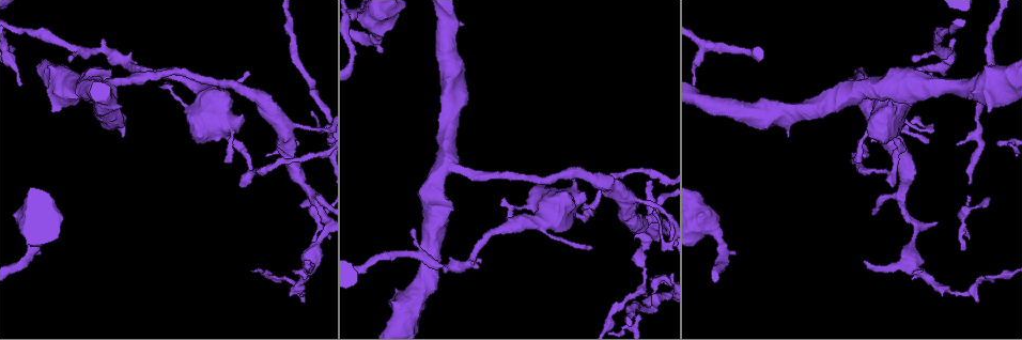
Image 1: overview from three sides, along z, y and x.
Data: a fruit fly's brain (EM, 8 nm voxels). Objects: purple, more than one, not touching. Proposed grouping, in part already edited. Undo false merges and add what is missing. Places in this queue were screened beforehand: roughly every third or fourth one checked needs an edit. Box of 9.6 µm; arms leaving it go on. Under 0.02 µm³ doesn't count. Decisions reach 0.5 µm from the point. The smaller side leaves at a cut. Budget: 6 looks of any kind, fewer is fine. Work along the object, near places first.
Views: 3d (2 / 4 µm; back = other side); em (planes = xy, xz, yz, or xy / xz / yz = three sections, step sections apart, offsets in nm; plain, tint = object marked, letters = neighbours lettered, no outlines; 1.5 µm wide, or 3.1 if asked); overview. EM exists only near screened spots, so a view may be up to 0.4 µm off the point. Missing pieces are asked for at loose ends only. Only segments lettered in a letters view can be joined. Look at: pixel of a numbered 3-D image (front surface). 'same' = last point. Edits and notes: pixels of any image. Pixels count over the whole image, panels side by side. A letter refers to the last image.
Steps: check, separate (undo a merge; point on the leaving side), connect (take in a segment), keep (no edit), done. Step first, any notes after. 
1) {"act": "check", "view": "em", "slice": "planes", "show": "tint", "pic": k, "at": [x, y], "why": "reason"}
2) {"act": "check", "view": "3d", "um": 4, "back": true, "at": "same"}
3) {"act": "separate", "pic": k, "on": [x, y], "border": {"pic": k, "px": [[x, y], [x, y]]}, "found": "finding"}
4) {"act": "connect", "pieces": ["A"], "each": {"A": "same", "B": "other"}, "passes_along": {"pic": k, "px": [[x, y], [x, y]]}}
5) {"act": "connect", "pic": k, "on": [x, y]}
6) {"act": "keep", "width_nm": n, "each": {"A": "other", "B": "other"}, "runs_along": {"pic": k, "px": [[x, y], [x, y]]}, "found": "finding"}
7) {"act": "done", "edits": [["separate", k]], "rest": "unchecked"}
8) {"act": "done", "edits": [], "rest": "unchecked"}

{"act": "check", "view": "em", "slice": "planes", "show": "plain", "pic": 1, "at": [303, 293], "why": "narrows sharply"}

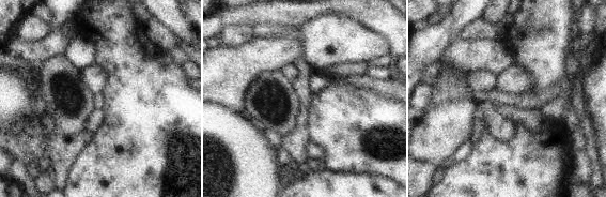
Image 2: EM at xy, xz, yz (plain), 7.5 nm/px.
{"act": "check", "view": "em", "slice": "planes", "show": "tint", "at": "same"}

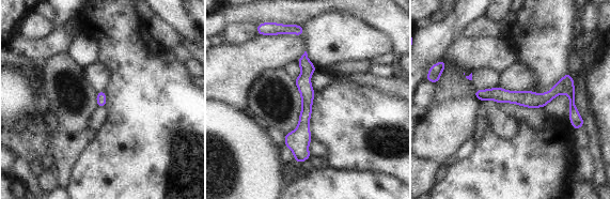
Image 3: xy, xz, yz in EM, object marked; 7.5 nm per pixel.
{"act": "check", "view": "em", "slice": "planes", "show": "letters", "at": "same", "why": "what lies round it"}

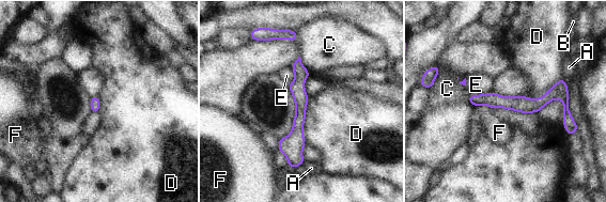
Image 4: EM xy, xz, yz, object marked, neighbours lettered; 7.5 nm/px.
{"act": "keep", "each": {"A": "other", "B": "other", "C": "other", "D": "other", "E": "other", "F": "other"}, "runs_along": {"pic": 4, "px": [[298, 62], [299, 120], [291, 165]]}, "found": "one cell here"}

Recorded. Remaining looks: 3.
{"act": "check", "view": "em", "slice": "xz", "step": 8, "show": "letters", "pic": 1, "at": [891, 185], "why": "branch stops here"}

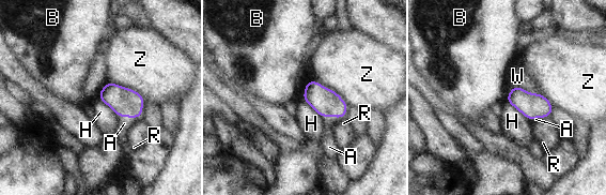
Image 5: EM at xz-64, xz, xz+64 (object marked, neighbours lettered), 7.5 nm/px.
{"act": "connect", "pieces": ["A"], "width_nm": 120, "longest_contact_nm": ["Z", 360], "each": {"A": "same", "B": "other", "H": "other", "R": "other", "W": "other", "Z": "other"}, "found": "it goes on there"}

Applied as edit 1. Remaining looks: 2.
{"act": "check", "view": "3d", "um": 2, "pic": 1, "at": [929, 73]}

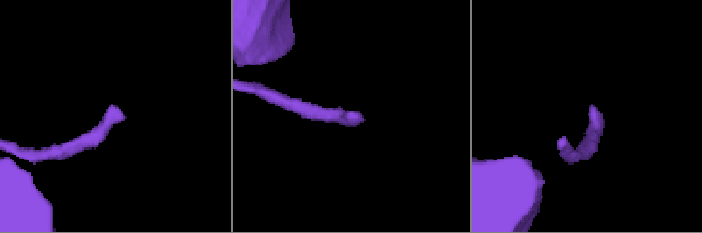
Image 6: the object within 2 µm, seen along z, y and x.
{"act": "check", "view": "em", "slice": "xz", "step": 4, "show": "letters", "pic": 6, "at": [353, 116], "why": "now the EM"}

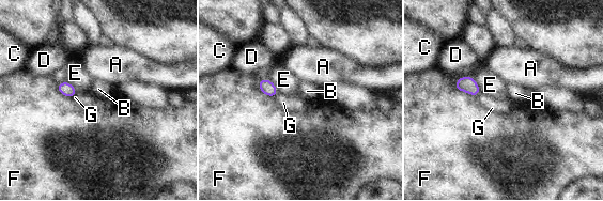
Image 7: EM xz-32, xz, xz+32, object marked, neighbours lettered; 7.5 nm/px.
{"act": "keep", "each": {"A": "other", "B": "other", "C": "other", "D": "other", "E": "other", "F": "other", "G": "other"}, "border": {"pic": 7, "px": [[458, 77], [454, 87], [476, 96]]}, "found": "no lettered segment goes on from it"}

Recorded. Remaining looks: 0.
{"act": "done", "edits": [["connect", 5]], "rest": "unchecked"}

